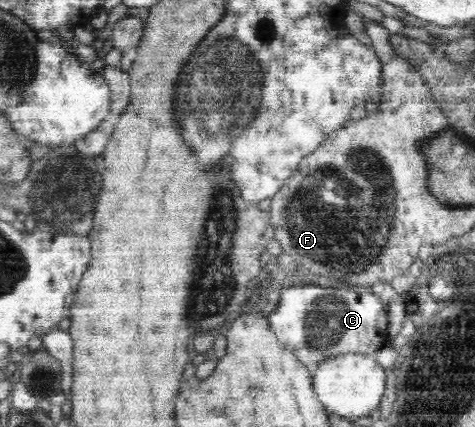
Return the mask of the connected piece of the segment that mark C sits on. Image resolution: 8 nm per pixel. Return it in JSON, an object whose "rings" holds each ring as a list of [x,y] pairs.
{"rings":[[[293,285],[279,291],[278,304],[265,320],[279,342],[292,351],[303,365],[314,368],[343,354],[375,354],[380,347],[390,343],[387,313],[388,307],[375,293],[371,293],[371,289],[345,287],[339,293],[331,287]]]}

